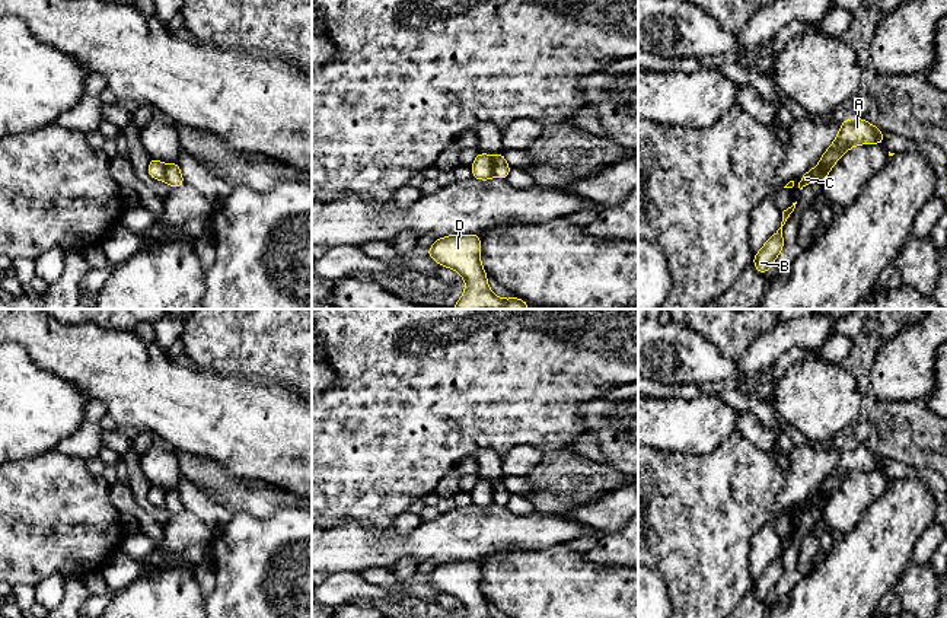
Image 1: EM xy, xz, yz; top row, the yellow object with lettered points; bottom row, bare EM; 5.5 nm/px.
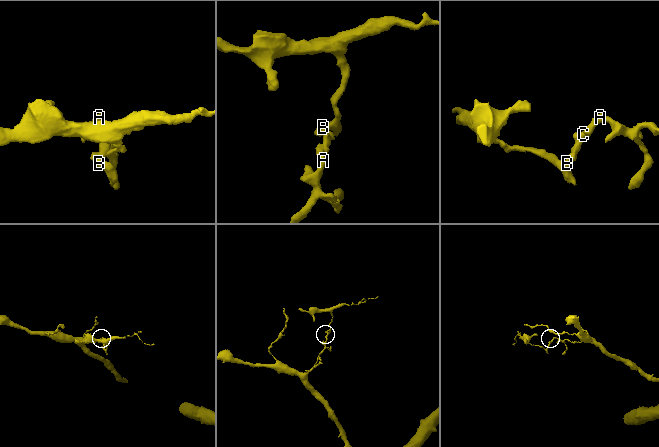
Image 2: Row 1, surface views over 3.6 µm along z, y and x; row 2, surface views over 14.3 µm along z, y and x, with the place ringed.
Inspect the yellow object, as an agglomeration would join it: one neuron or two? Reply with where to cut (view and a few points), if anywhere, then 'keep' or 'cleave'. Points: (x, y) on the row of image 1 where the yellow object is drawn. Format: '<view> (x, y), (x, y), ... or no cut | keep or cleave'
xz (491, 158), (494, 174) | cleave

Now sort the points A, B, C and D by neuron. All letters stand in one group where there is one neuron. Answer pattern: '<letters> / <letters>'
A D / B C

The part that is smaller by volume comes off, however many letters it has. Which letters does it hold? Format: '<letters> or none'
B, C

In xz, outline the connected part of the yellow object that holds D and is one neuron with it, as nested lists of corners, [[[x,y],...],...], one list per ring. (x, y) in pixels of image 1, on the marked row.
[[[450,235],[436,239],[425,252],[437,264],[457,271],[466,281],[466,289],[453,309],[529,309],[520,297],[500,299],[488,287],[481,265],[481,236]]]

